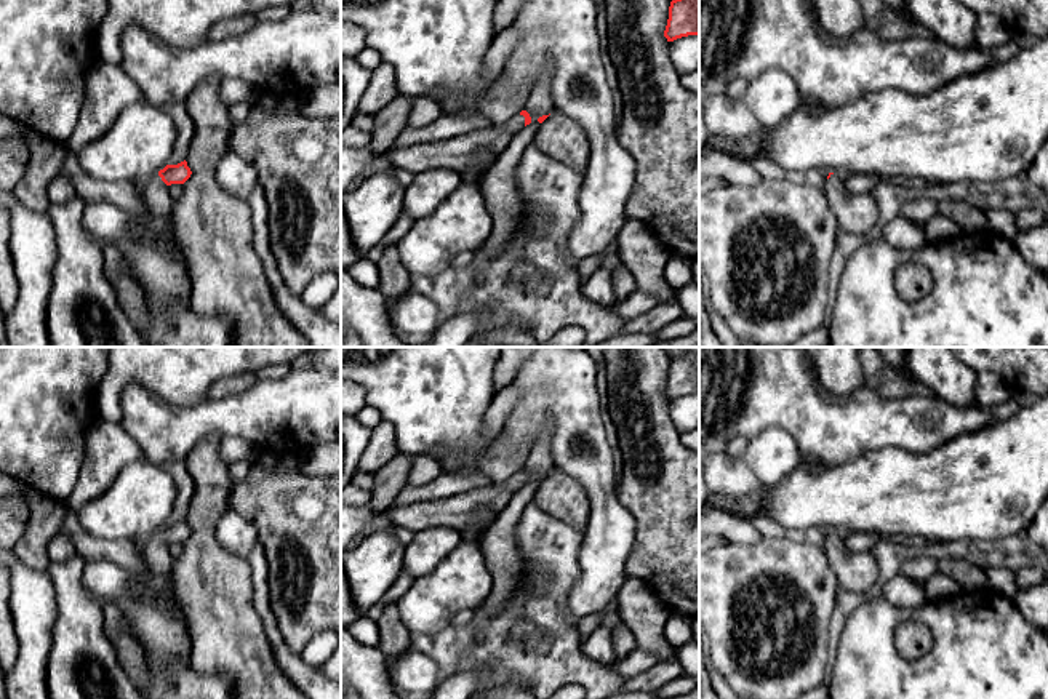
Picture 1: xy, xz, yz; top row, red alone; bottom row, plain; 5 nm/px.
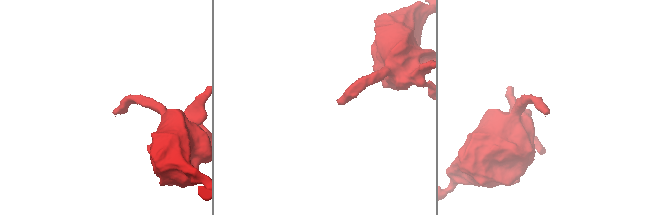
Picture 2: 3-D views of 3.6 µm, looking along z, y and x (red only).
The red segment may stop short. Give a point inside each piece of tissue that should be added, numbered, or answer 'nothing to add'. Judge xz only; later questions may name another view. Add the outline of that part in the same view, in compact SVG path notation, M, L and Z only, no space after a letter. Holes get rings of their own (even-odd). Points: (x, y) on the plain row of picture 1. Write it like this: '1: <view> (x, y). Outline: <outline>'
1: xz (479, 506). Outline: M517 472L502 483L486 483L462 494L437 502L414 502L408 505L389 505L376 510L389 525L406 528L413 533L432 526L448 526L462 531L472 525L491 525L512 496L525 485L525 475Z

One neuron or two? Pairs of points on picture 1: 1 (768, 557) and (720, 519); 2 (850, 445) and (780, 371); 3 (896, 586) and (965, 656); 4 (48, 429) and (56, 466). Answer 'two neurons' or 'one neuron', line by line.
1: two neurons
2: one neuron
3: two neurons
4: one neuron

